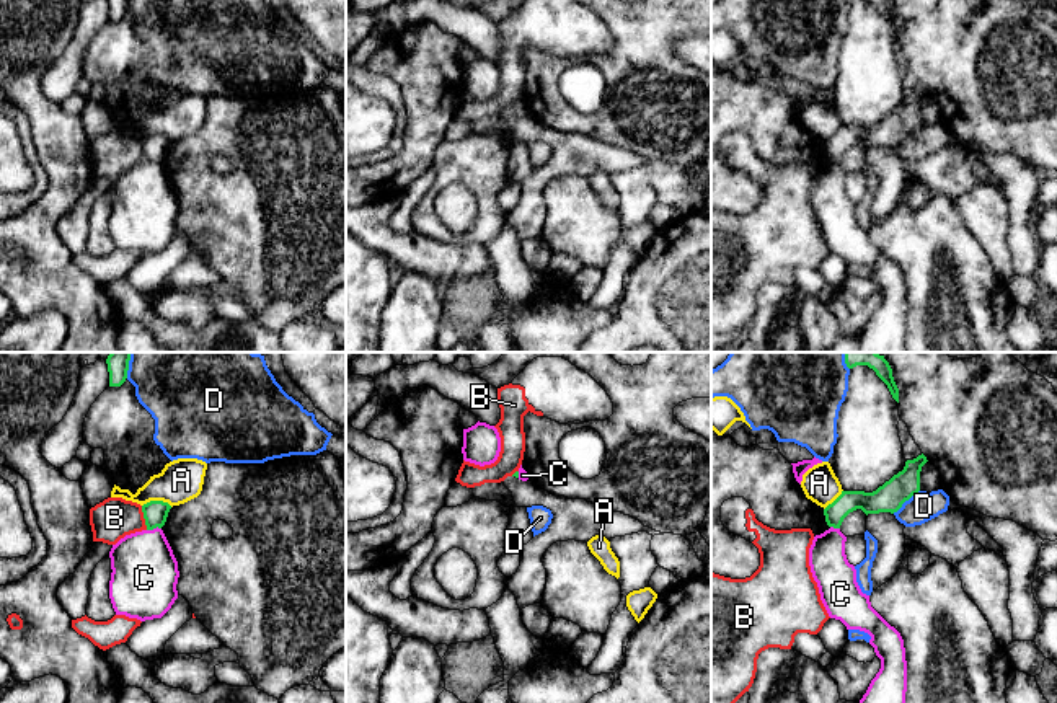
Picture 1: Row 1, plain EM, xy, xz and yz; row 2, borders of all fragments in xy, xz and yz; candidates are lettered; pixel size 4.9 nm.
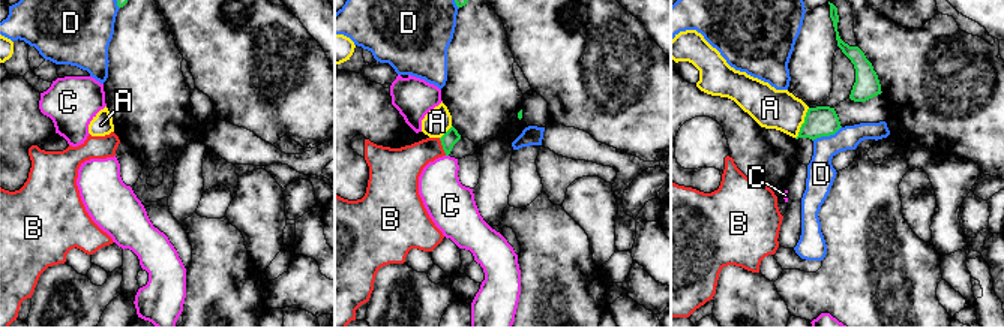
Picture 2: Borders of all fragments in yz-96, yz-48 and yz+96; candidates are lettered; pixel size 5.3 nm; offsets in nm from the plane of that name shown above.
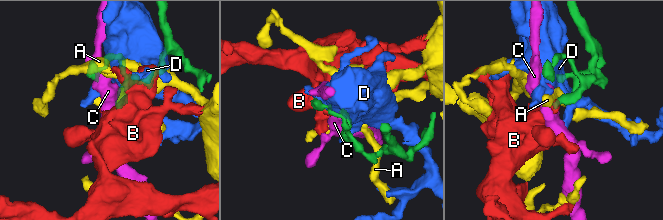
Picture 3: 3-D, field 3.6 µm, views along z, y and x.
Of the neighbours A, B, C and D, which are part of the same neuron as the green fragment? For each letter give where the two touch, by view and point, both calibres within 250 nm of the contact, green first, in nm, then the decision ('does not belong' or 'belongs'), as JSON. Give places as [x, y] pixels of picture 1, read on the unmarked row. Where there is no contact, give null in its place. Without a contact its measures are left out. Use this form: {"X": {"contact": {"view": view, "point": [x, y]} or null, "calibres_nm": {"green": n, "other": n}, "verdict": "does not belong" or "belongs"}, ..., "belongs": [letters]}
{"A": {"contact": {"view": "xy", "point": [157, 136]}, "calibres_nm": {"green": 120, "other": 220}, "verdict": "does not belong"}, "B": {"contact": {"view": "xy", "point": [144, 152]}, "calibres_nm": {"green": 120, "other": 200}, "verdict": "does not belong"}, "C": {"contact": {"view": "xy", "point": [154, 162]}, "calibres_nm": {"green": 120, "other": 320}, "verdict": "does not belong"}, "D": {"contact": {"view": "yz", "point": [906, 134]}, "calibres_nm": {"green": 140, "other": 150}, "verdict": "does not belong"}, "belongs": []}

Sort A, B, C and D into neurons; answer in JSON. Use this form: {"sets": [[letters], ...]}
{"sets": [["A"], ["B"], ["C"], ["D"]]}

